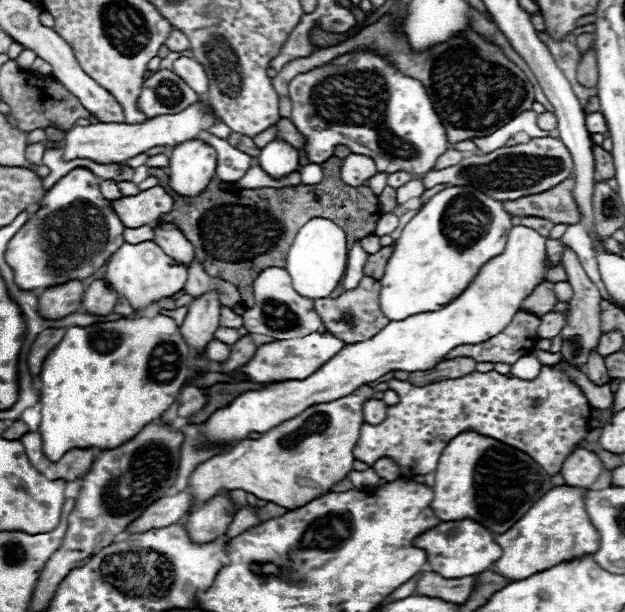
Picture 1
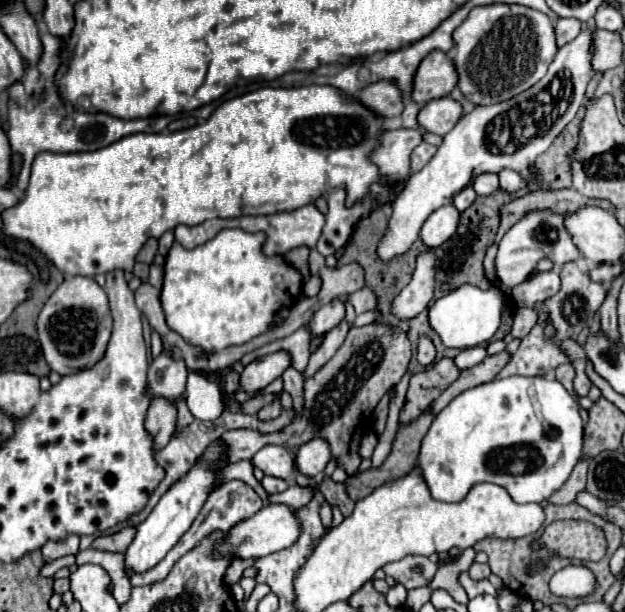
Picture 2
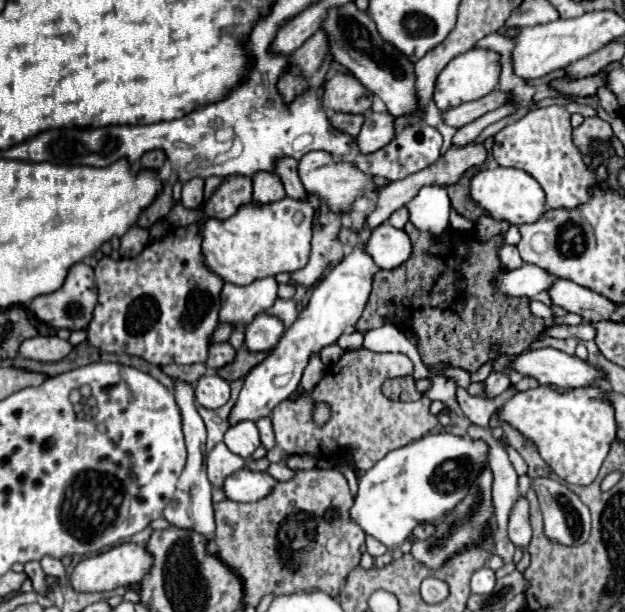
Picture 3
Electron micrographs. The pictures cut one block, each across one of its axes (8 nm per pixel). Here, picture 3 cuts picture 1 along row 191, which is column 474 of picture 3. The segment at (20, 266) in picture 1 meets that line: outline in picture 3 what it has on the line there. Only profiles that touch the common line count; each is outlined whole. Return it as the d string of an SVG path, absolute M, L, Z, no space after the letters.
M472 48L460 56L456 56L438 76L436 80L436 90L434 90L434 102L440 110L452 108L462 102L478 100L480 96L486 96L492 92L498 84L498 74L500 74L500 64L498 64L498 54L490 50L480 50Z

